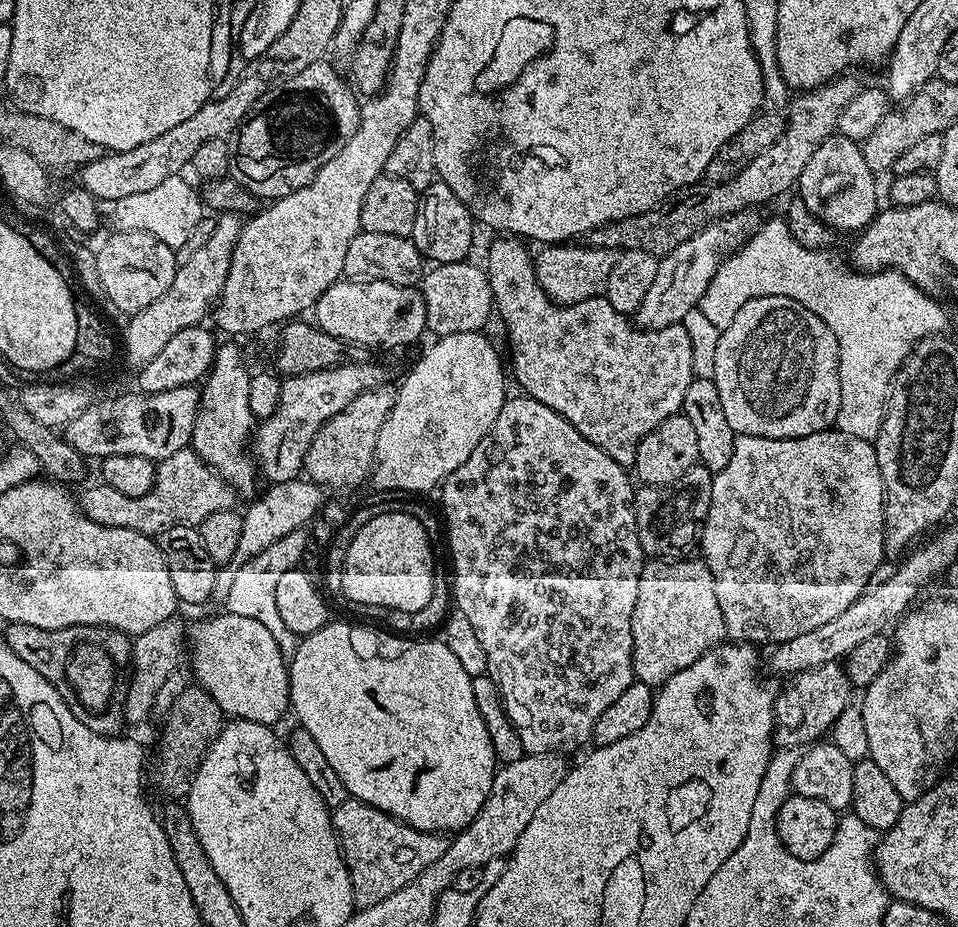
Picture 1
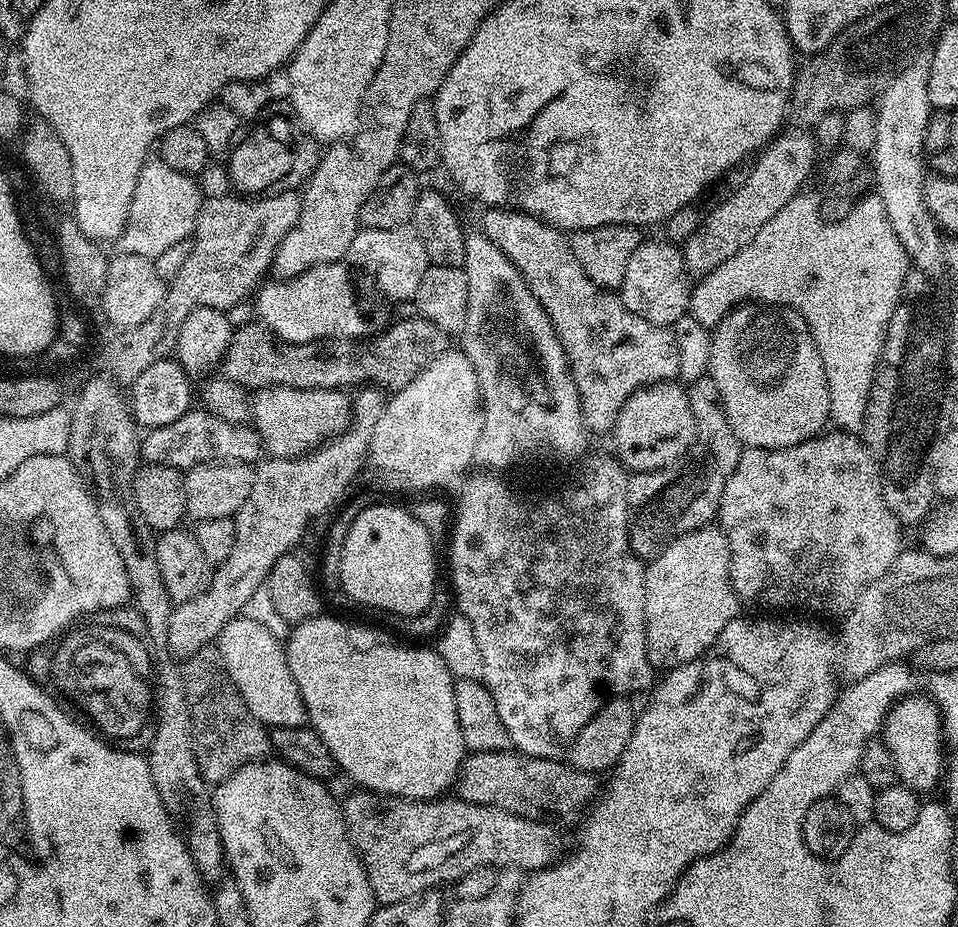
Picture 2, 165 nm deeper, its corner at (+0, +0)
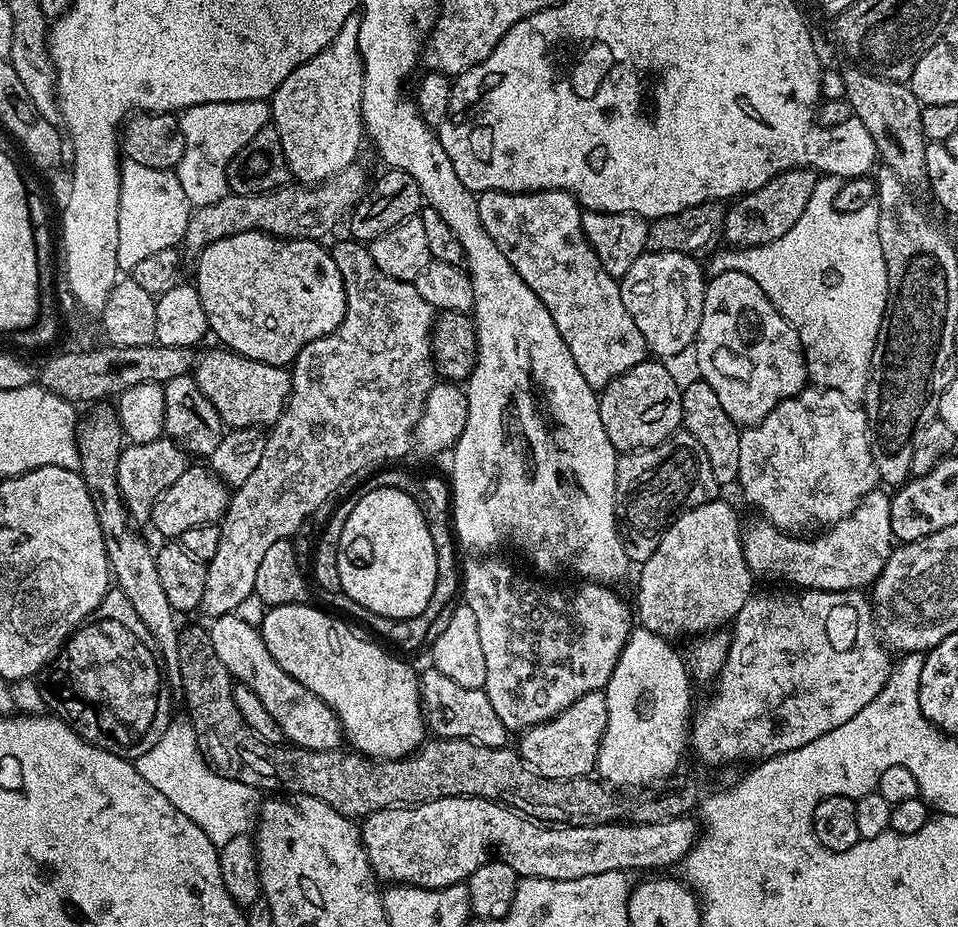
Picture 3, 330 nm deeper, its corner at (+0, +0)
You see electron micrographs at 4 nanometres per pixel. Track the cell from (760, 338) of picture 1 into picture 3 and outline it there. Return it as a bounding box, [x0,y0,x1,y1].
[694,272,809,426]

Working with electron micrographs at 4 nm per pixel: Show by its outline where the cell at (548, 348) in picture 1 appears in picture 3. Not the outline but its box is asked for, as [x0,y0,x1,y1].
[478,190,649,388]

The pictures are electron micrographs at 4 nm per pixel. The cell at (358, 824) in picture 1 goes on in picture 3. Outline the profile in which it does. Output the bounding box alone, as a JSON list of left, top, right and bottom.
[359,796,698,888]

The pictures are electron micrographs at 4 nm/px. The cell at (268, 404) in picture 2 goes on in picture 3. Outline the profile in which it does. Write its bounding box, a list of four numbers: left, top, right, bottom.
[194,346,292,429]

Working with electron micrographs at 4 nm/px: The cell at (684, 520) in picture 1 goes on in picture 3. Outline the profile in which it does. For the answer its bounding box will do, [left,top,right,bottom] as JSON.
[616,430,717,564]

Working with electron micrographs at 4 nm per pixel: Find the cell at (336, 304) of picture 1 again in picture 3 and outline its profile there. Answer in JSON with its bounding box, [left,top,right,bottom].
[194,232,346,366]

